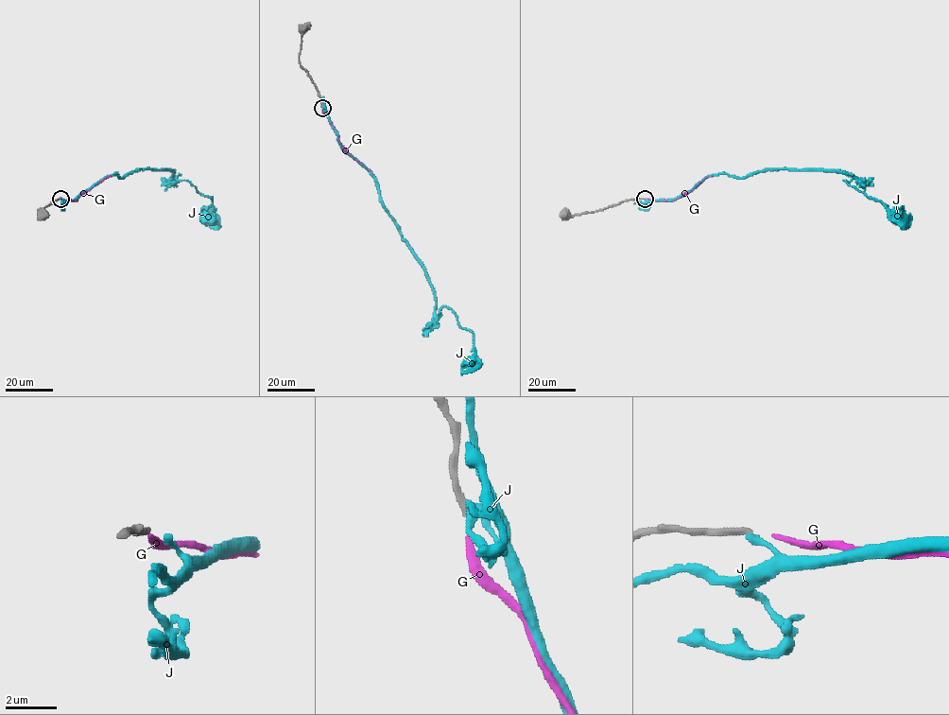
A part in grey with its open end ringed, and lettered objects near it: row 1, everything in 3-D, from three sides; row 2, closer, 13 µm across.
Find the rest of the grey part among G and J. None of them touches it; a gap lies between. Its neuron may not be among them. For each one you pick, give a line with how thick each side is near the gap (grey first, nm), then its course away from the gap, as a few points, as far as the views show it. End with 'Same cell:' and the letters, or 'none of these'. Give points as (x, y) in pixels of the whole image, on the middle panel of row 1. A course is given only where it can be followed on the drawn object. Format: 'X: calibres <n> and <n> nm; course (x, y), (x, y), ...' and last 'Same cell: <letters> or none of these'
Same cell: none of these

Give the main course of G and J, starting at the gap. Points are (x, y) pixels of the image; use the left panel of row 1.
G: (61, 199), (76, 200), (81, 194), (112, 176)
J: (62, 199), (74, 200), (106, 176), (168, 168), (178, 181), (187, 180), (199, 194), (211, 199), (212, 220)

